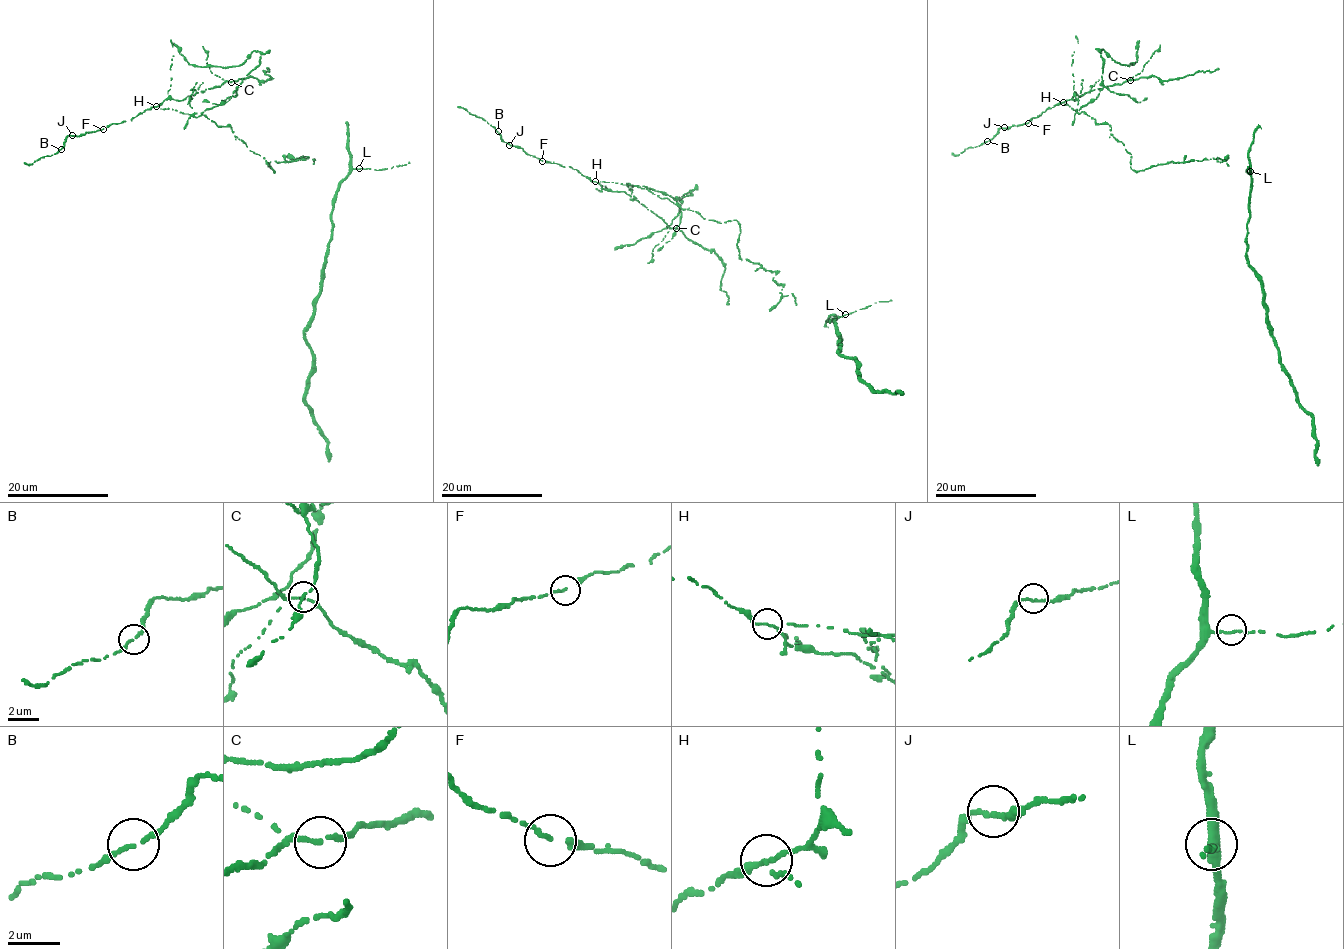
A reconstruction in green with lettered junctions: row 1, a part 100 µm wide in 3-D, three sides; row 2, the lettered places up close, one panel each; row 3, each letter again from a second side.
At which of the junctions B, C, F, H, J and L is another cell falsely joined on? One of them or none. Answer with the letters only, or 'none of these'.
H

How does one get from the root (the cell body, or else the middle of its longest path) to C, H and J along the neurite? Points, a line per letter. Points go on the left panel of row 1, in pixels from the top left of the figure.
C: (271, 162), (268, 166), (275, 171), (230, 126), (218, 125), (204, 114), (194, 117), (159, 106), (231, 82)
H: (271, 162), (268, 166), (238, 139), (230, 126), (218, 125), (204, 114), (194, 117), (156, 106)
J: (271, 162), (275, 171), (230, 126), (159, 106), (72, 135)

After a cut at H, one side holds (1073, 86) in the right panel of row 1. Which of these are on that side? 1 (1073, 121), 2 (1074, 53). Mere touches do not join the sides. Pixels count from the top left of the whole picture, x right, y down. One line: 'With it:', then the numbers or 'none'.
With it: 2

